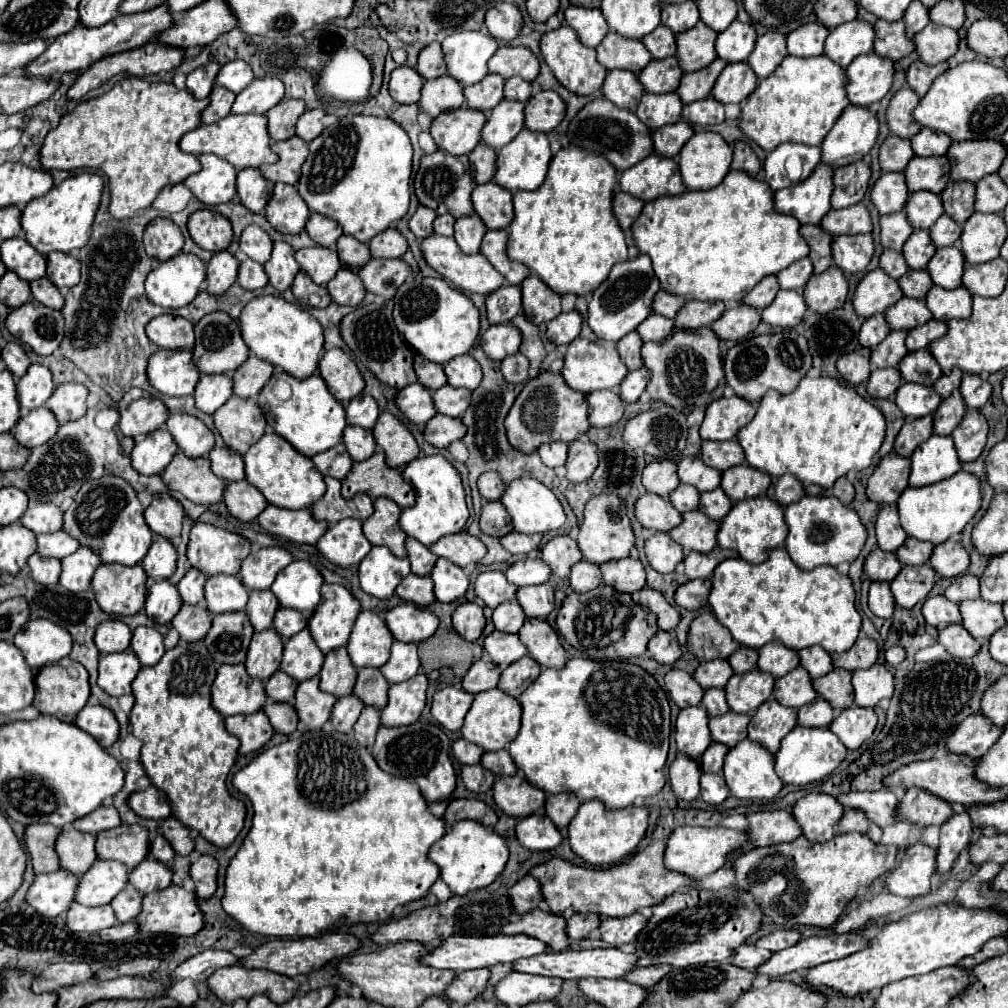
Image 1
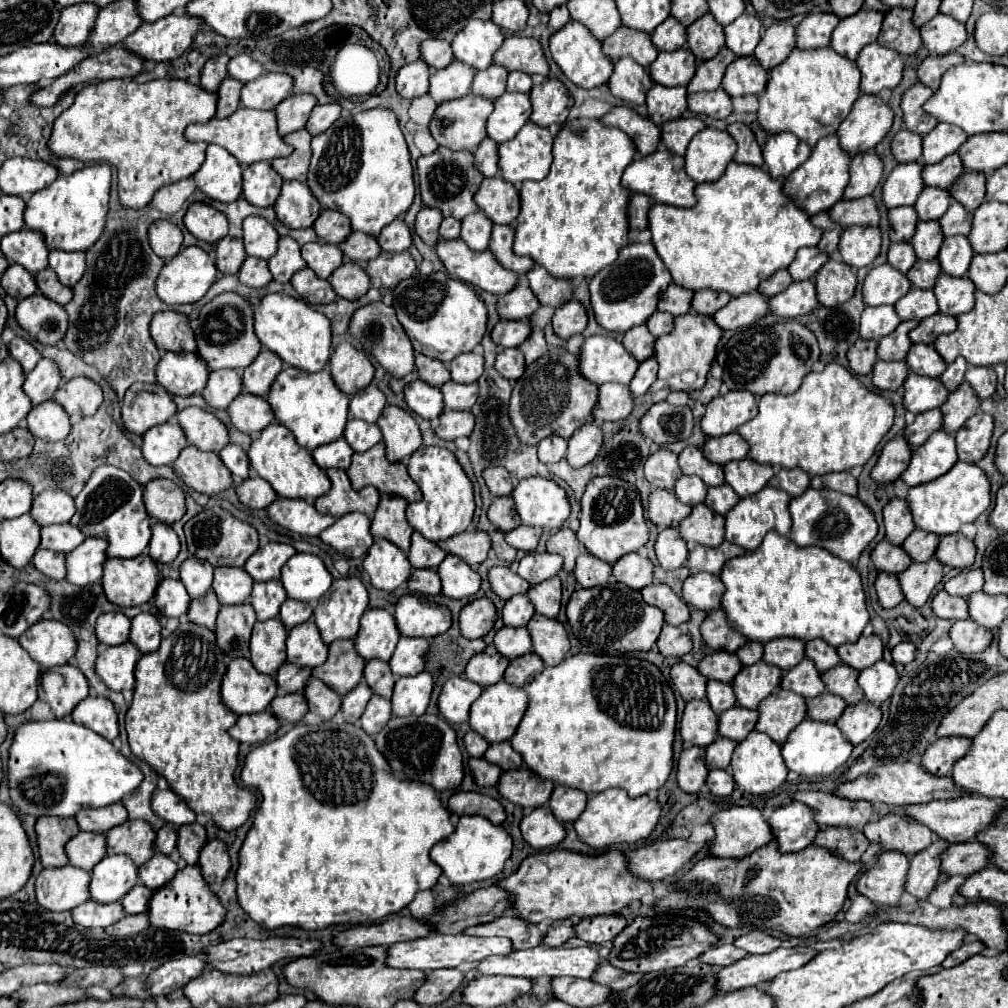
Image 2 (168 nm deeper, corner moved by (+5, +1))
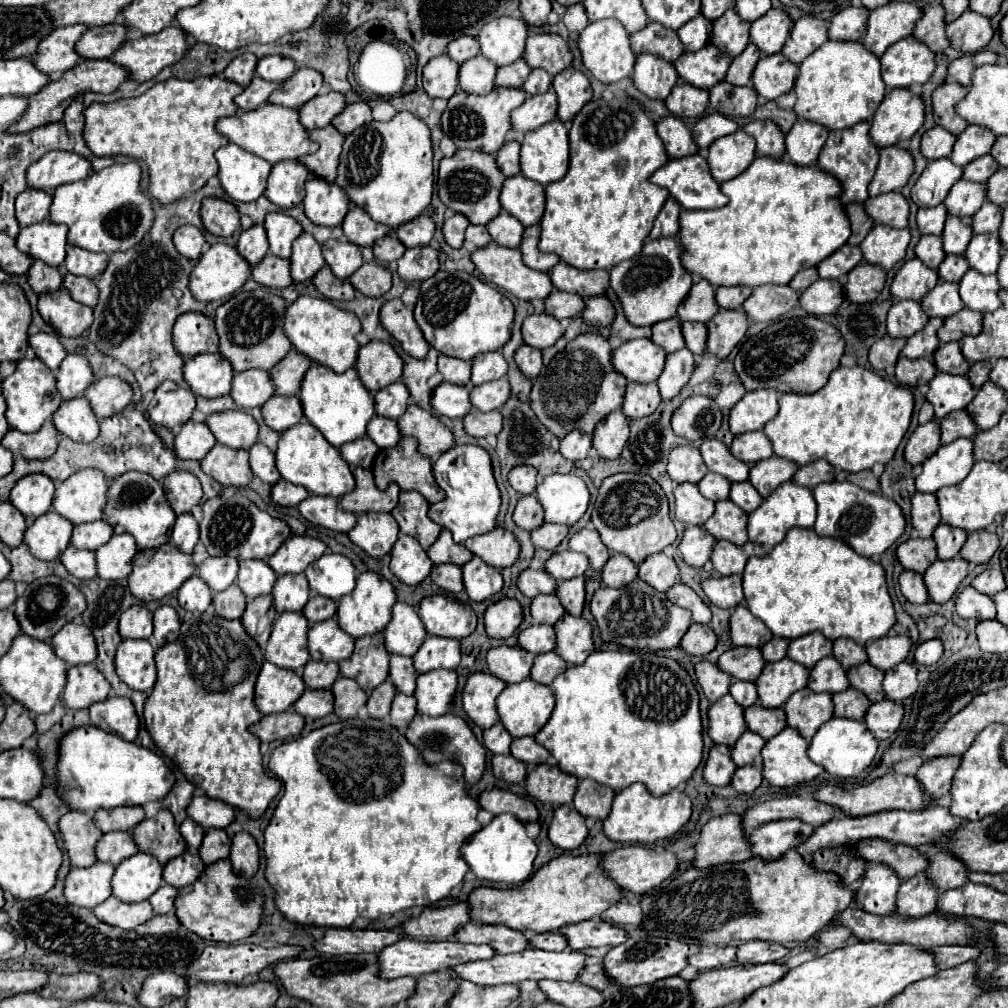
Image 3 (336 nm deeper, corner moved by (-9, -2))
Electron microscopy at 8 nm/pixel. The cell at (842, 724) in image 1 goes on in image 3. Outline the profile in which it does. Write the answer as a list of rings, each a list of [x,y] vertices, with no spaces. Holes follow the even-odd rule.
[[[882,700],[882,702],[874,702],[868,712],[866,712],[866,724],[868,728],[874,732],[874,736],[878,740],[890,738],[900,722],[904,718],[904,706],[900,702],[894,700]]]

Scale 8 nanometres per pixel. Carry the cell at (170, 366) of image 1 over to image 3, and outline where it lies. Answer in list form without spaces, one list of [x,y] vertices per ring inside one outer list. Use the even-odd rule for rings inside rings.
[[[198,354],[190,362],[186,362],[186,366],[184,366],[184,380],[190,384],[190,390],[198,396],[204,396],[204,398],[226,396],[230,392],[232,376],[234,376],[232,364],[220,354]]]

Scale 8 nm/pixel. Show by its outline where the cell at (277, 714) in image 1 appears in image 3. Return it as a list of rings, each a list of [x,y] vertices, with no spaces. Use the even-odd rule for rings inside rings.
[[[306,688],[304,694],[294,704],[294,710],[304,718],[324,718],[334,710],[334,694],[332,690],[310,690]]]

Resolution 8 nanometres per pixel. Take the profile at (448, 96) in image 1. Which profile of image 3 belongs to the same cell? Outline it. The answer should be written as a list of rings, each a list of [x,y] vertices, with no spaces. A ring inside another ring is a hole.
[[[474,56],[472,60],[466,60],[460,68],[460,90],[468,94],[488,94],[492,92],[494,78],[496,78],[498,66],[492,64],[492,60],[484,60],[484,56]]]

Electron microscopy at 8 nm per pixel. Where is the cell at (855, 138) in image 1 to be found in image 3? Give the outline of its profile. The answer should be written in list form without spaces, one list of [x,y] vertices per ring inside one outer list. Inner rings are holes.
[[[894,88],[878,106],[870,136],[878,148],[908,144],[924,124],[924,100],[908,88]]]

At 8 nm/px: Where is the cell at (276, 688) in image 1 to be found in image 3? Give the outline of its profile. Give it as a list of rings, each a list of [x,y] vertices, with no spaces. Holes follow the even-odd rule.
[[[310,660],[306,666],[304,666],[304,684],[308,688],[314,688],[314,690],[320,690],[320,688],[330,688],[334,684],[334,680],[338,678],[340,674],[340,666],[336,662],[314,662]]]

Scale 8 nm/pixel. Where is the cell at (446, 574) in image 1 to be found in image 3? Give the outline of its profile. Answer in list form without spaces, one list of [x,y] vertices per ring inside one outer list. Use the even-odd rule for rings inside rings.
[[[474,556],[468,564],[464,564],[462,570],[464,570],[464,588],[472,602],[484,602],[486,598],[498,594],[504,586],[502,570],[488,566],[478,556]]]

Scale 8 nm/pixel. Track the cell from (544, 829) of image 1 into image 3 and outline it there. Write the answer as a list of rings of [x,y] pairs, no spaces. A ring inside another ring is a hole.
[[[570,804],[558,806],[554,810],[554,820],[548,830],[548,838],[552,840],[554,846],[562,850],[574,850],[584,842],[586,836],[588,836],[588,828],[580,812],[576,812]]]

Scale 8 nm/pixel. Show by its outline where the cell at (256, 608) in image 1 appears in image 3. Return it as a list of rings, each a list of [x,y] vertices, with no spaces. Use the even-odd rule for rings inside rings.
[[[278,576],[274,590],[274,606],[278,612],[300,612],[310,598],[308,580],[300,576]]]

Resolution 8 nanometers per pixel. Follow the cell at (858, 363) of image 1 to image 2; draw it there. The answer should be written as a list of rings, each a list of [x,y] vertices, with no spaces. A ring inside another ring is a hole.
[[[858,339],[846,353],[848,357],[848,365],[852,369],[852,373],[856,375],[868,375],[874,367],[874,361],[876,361],[876,347],[878,347],[878,341],[864,341],[864,339]]]

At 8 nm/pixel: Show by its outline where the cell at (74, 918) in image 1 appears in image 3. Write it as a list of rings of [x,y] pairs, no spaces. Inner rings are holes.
[[[110,896],[106,902],[96,906],[94,914],[98,916],[98,920],[102,920],[102,922],[106,922],[110,926],[124,928],[124,930],[132,930],[138,924],[144,924],[148,918],[154,916],[150,902],[126,904],[126,902],[116,900],[114,896]]]

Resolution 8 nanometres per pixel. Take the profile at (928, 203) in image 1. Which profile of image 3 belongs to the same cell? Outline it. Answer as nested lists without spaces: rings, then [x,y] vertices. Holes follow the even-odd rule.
[[[962,178],[952,186],[944,204],[948,208],[948,214],[974,216],[984,204],[984,200],[986,200],[986,184],[978,184]]]

